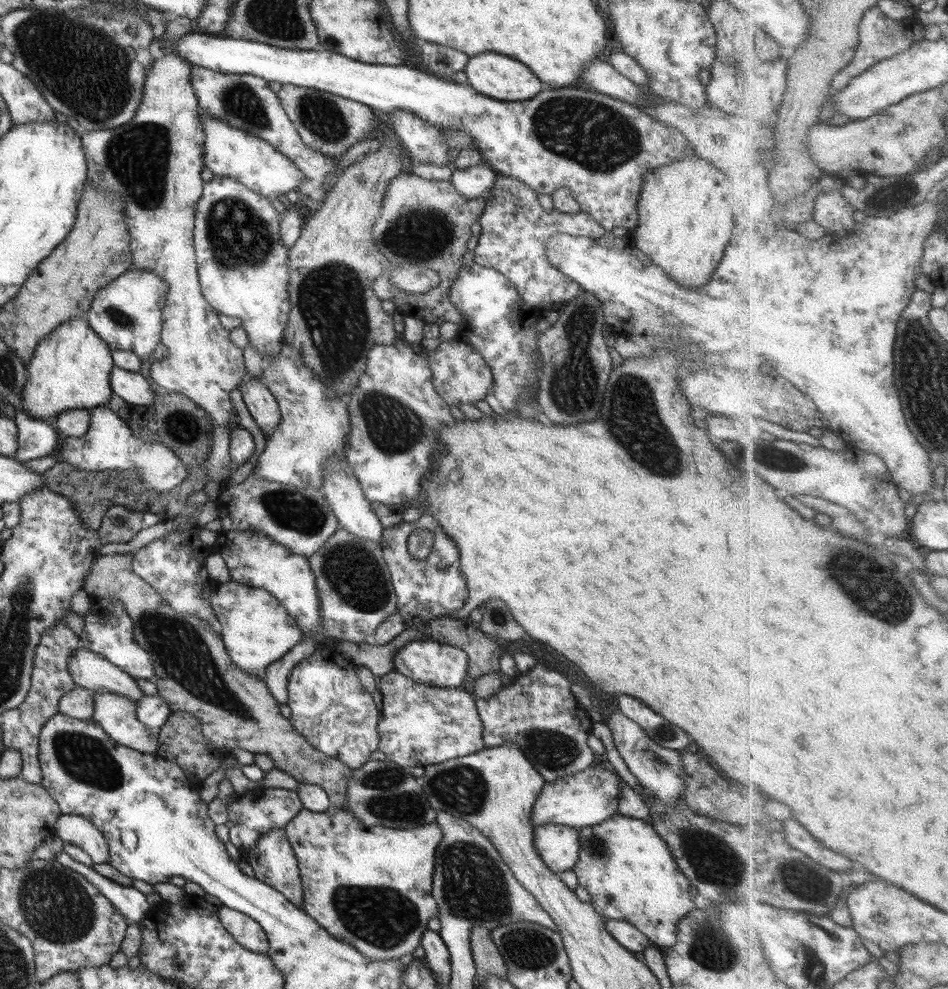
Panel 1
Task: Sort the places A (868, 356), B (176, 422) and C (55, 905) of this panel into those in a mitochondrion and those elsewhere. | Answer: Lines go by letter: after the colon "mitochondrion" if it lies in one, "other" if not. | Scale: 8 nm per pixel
A: other
B: mitochondrion
C: mitochondrion

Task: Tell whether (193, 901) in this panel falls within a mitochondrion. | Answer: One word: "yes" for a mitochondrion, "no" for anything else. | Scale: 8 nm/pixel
no

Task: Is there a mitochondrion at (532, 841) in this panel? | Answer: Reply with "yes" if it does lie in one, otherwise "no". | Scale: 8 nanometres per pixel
no

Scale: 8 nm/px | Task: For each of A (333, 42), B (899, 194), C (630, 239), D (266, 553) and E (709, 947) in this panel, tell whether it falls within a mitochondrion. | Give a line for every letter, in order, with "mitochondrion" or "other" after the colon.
A: mitochondrion
B: mitochondrion
C: other
D: other
E: mitochondrion

